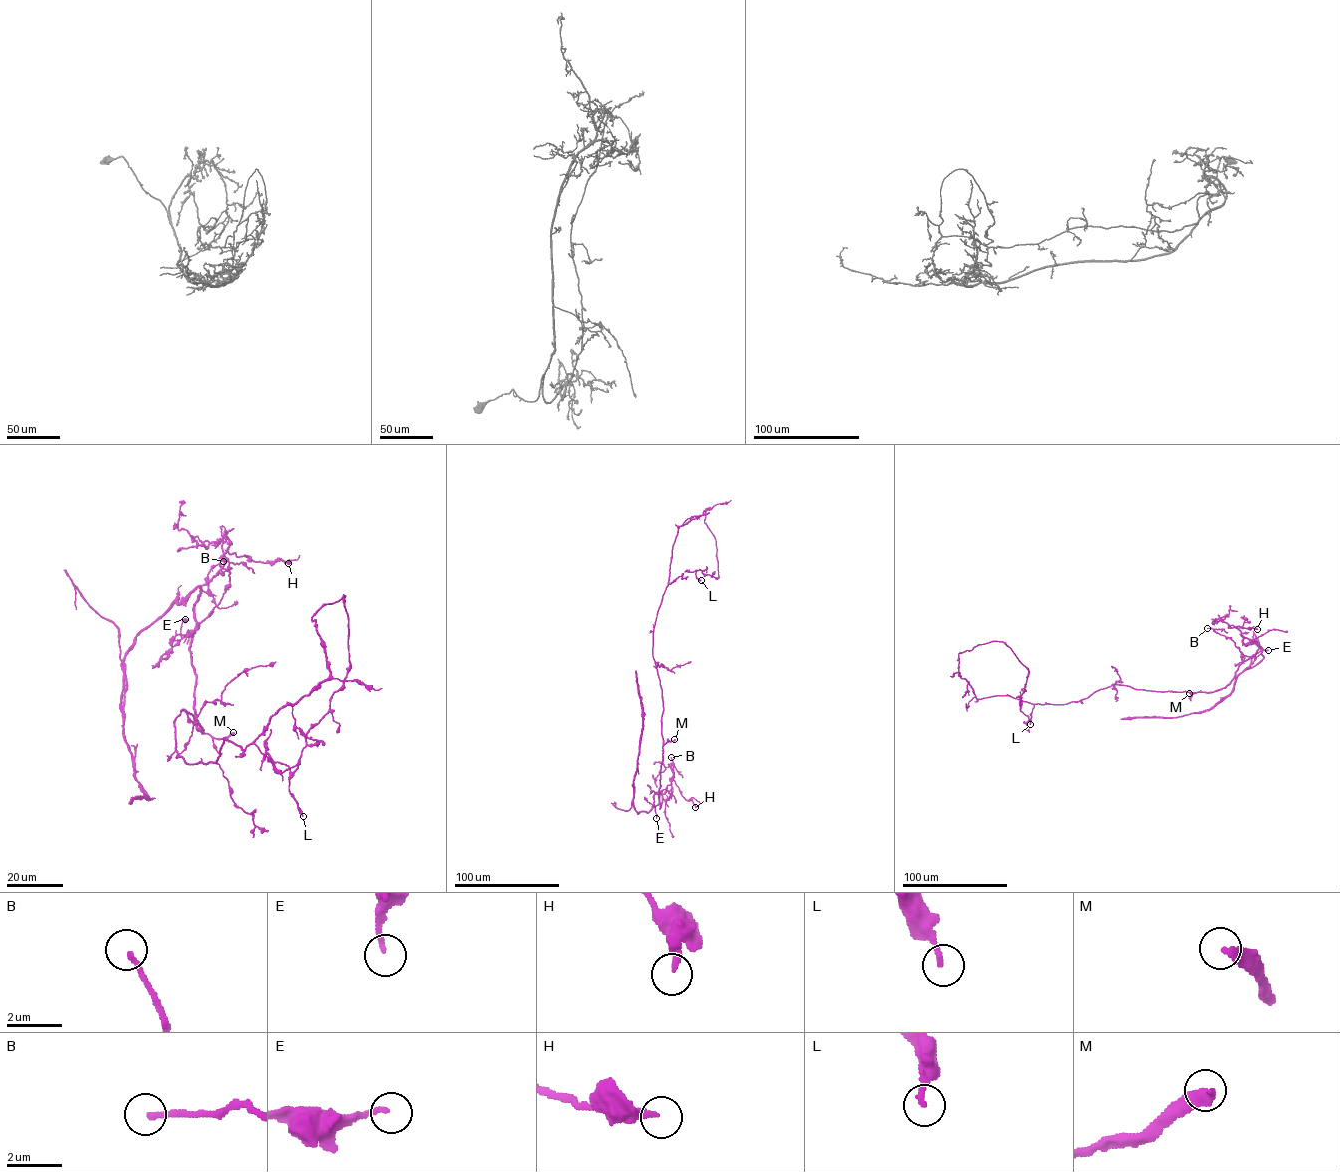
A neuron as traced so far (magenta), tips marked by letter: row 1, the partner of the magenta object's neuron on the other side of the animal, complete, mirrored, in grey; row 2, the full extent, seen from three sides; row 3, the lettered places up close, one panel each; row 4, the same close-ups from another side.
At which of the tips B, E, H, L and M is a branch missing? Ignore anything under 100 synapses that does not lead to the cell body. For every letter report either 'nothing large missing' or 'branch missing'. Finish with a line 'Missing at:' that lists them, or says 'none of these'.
B: nothing large missing
E: nothing large missing
H: nothing large missing
L: nothing large missing
M: branch missing
Missing at: M

